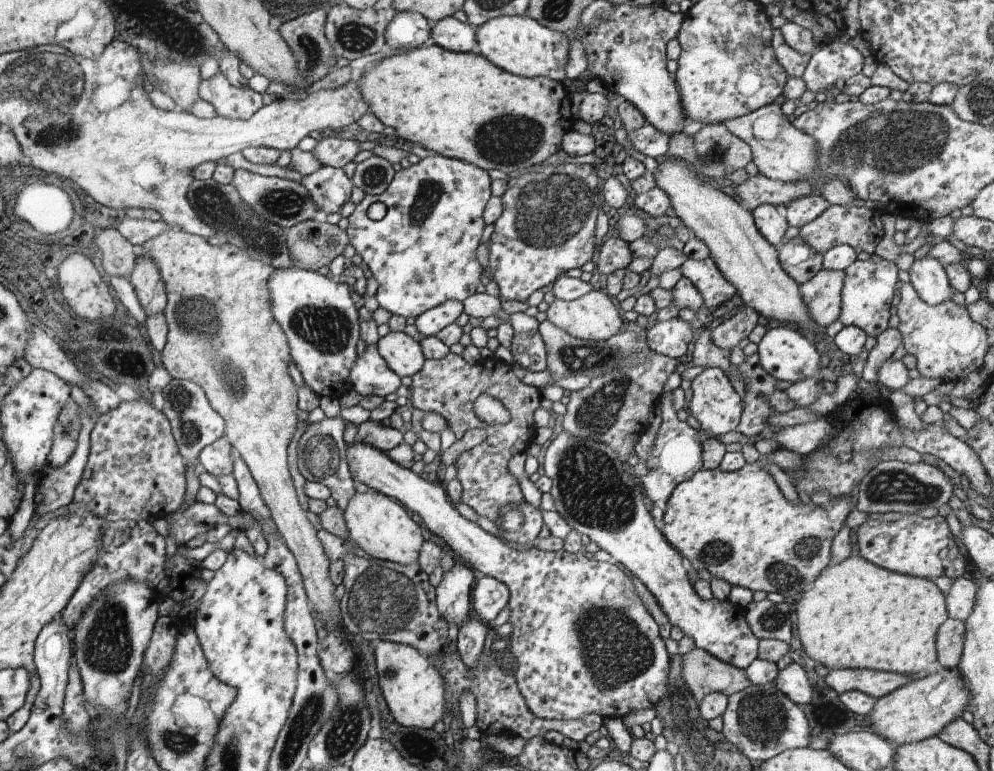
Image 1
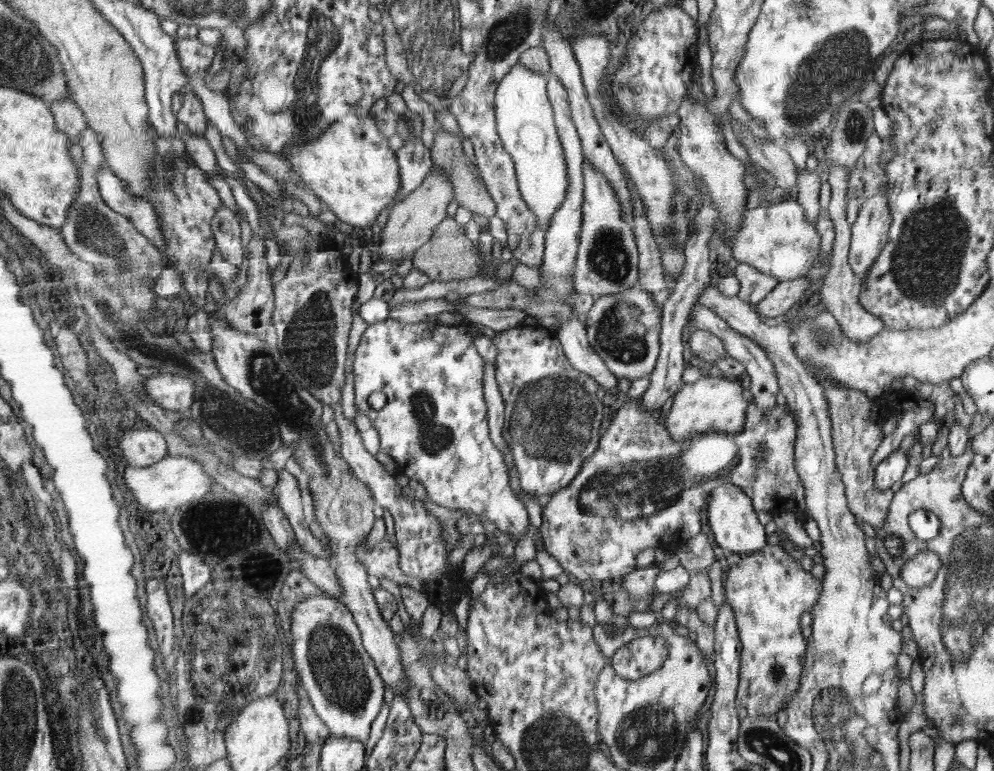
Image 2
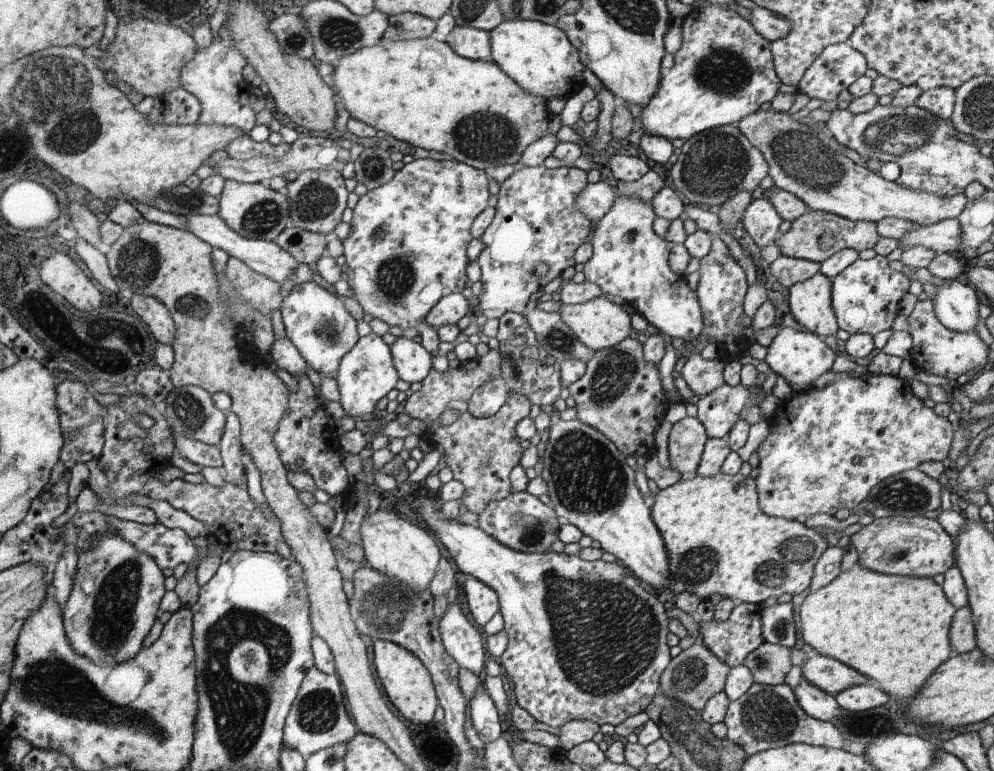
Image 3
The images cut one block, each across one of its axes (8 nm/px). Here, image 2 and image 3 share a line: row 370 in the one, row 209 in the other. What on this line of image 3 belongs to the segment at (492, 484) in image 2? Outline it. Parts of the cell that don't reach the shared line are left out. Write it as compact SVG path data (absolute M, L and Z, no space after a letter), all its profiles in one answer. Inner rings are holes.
M430 158L415 159L414 162L406 164L402 170L394 172L390 182L386 182L376 190L370 190L360 197L358 204L353 209L354 217L350 223L350 233L343 241L343 256L346 259L344 271L348 286L350 286L350 294L353 294L357 302L362 305L365 314L370 314L374 319L382 320L389 326L398 326L403 330L418 329L422 323L425 323L426 316L442 299L453 293L462 293L466 289L466 266L468 266L466 248L468 248L468 244L472 240L472 222L475 222L474 218L481 215L482 210L488 206L488 200L490 200L490 190L488 190L486 171L466 166L466 164L455 159L438 162L438 160L431 160Z

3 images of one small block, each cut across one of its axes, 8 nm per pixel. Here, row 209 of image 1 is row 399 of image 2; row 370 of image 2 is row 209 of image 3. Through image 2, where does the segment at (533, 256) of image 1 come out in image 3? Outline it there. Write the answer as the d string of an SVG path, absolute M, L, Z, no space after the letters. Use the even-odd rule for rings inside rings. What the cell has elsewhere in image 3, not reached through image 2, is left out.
M544 165L522 166L502 182L495 216L486 232L482 234L484 249L477 260L482 269L480 281L483 282L477 303L487 319L498 320L510 312L524 313L532 294L544 289L567 268L575 266L574 253L585 243L592 230L592 222L576 208L577 197L586 186L588 178L584 170L571 167L550 169Z

